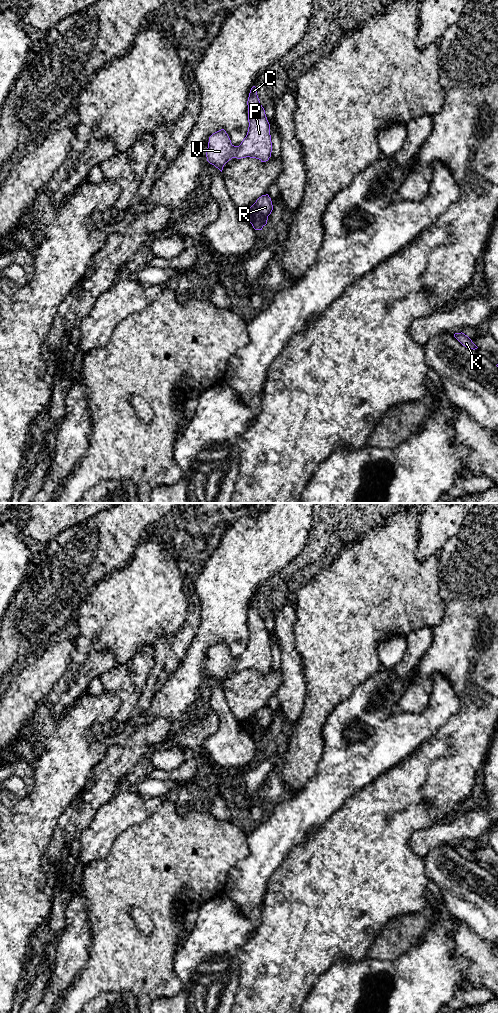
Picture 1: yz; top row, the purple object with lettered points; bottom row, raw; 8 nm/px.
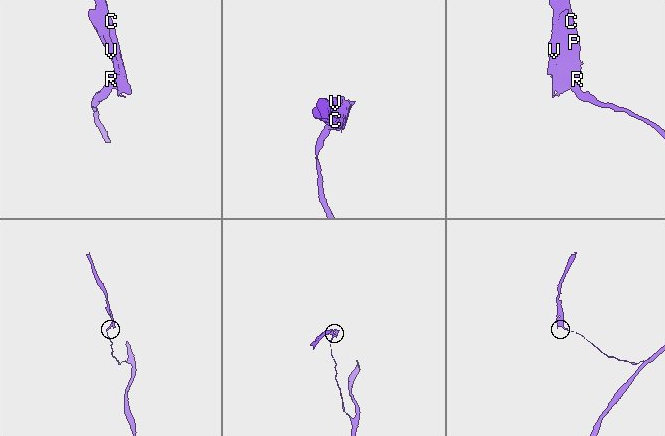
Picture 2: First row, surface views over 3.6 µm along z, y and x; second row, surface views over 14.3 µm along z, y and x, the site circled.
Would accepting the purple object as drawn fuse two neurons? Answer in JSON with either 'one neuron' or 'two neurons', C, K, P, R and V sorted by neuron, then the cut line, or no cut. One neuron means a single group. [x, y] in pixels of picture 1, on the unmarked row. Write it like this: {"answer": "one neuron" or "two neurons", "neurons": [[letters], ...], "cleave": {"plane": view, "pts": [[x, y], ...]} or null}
{"answer": "two neurons", "neurons": [["C", "P", "R", "V"], ["K"]], "cleave": {"plane": "yz", "pts": [[267, 727], [259, 727], [251, 735]]}}

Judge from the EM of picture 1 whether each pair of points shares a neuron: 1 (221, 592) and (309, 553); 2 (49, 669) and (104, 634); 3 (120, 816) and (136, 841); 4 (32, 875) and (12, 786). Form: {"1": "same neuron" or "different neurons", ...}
{"1": "different neurons", "2": "different neurons", "3": "different neurons", "4": "different neurons"}

